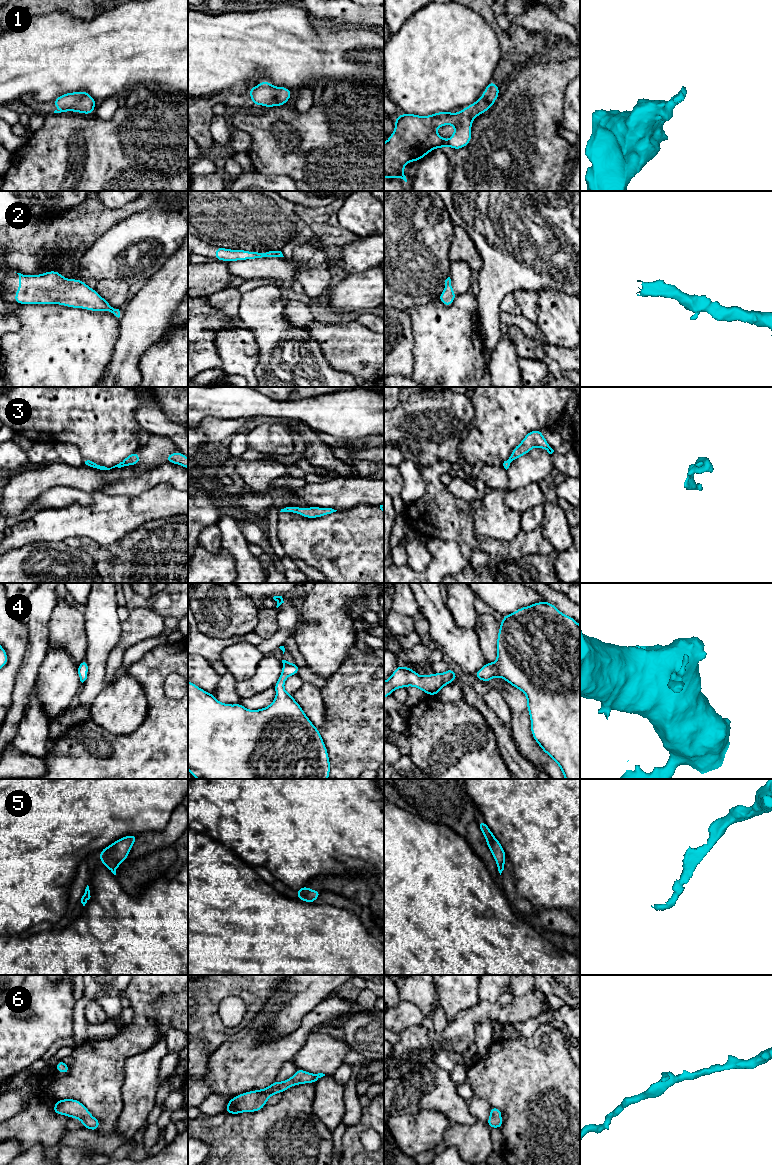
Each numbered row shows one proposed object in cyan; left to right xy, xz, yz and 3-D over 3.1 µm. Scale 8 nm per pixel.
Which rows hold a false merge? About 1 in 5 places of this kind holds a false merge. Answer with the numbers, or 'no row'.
no row

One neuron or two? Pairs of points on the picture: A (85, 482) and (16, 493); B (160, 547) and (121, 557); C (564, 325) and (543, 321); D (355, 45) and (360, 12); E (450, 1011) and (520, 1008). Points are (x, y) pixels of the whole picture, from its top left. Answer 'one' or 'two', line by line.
A: one
B: one
C: one
D: two
E: two

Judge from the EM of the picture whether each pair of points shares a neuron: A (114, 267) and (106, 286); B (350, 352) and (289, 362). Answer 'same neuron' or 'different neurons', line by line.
A: different neurons
B: different neurons

